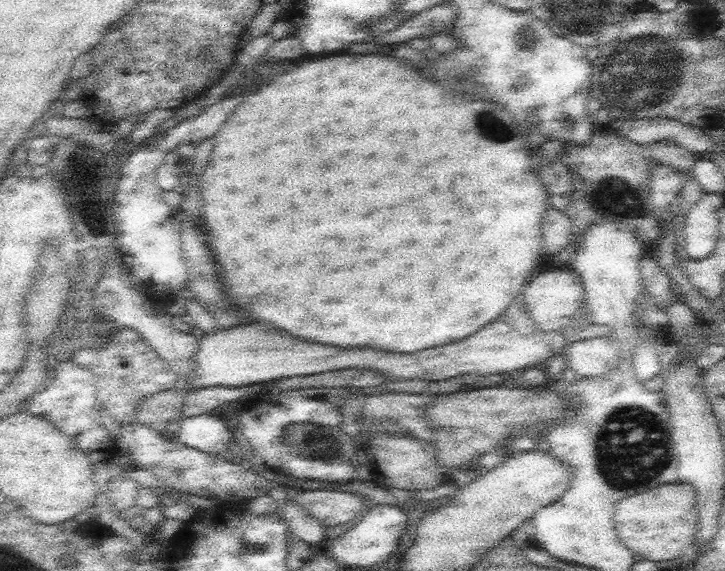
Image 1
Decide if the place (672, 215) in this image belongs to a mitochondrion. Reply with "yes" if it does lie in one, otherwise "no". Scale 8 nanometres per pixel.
no

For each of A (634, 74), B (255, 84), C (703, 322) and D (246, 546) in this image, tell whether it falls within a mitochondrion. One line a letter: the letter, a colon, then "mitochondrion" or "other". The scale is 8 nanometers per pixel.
A: mitochondrion
B: other
C: other
D: mitochondrion

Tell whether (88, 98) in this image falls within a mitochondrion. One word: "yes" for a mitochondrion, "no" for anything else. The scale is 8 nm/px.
no

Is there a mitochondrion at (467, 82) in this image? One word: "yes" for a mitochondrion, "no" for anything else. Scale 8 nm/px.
yes

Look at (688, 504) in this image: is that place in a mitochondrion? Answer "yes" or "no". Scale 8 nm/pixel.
no

